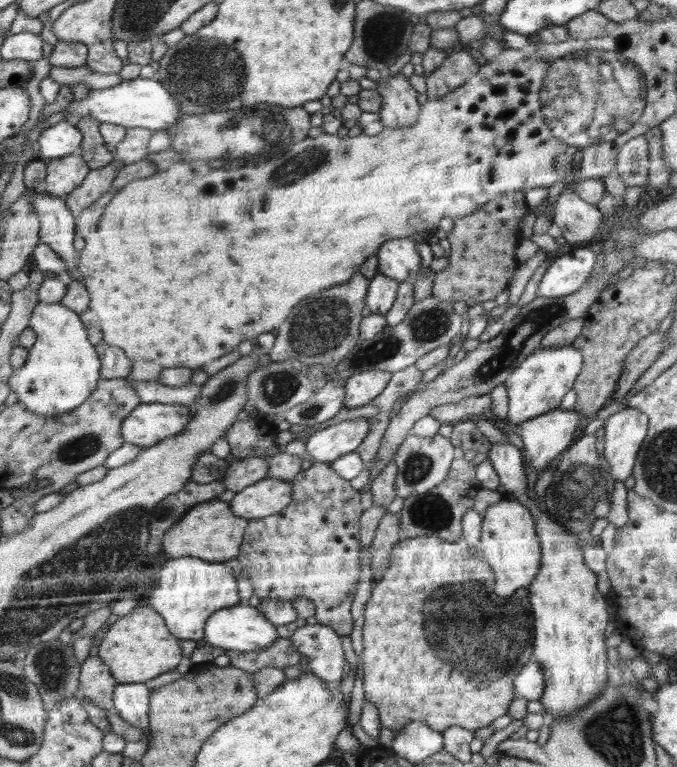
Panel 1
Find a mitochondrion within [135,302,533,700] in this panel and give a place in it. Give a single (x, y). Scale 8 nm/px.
(430, 324)

